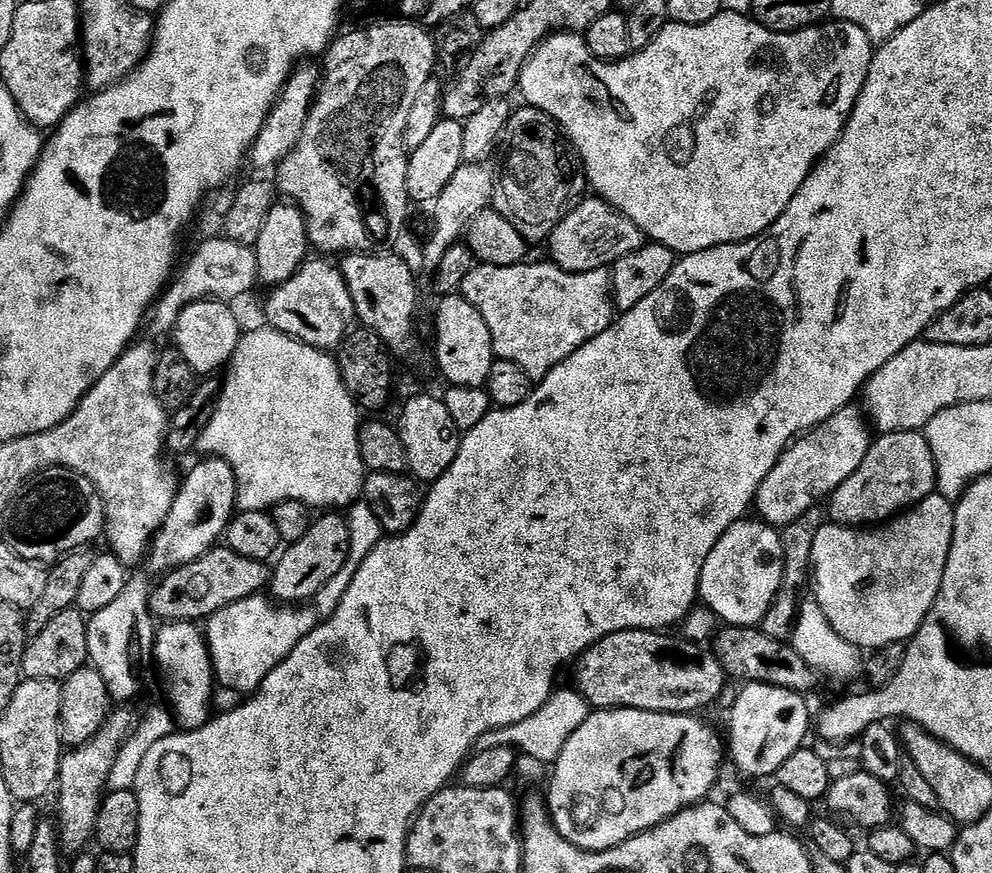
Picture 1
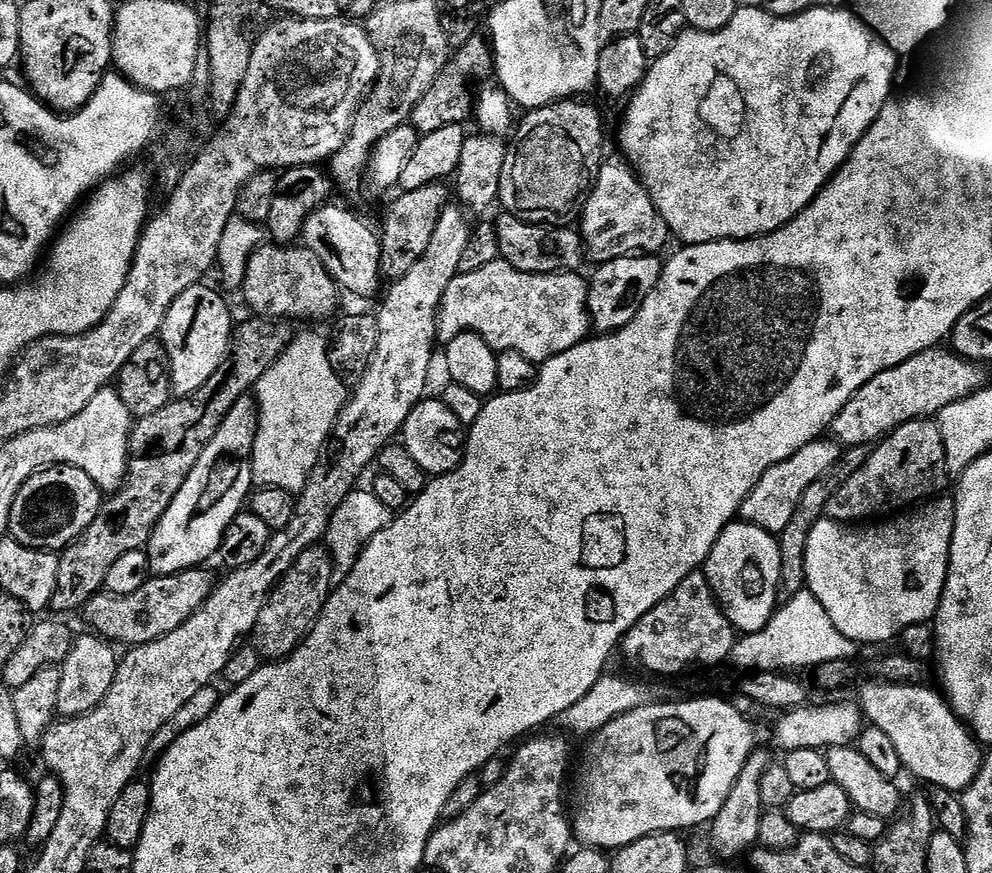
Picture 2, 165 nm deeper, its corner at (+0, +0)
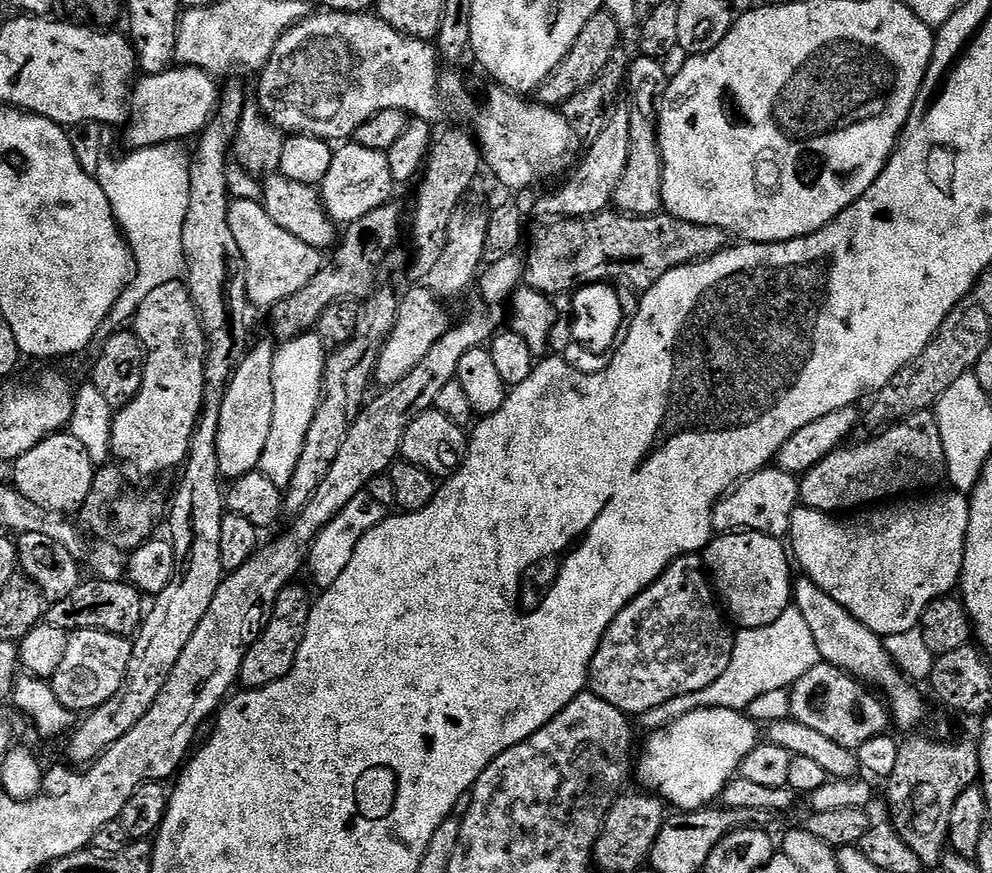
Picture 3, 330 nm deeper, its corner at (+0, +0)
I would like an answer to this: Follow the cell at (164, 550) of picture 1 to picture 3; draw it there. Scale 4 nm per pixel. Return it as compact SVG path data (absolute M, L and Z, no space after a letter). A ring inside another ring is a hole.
M260 342L244 354L226 388L219 414L217 454L219 472L223 479L233 480L259 467L266 438L270 436L273 422L274 390L273 360L276 357L274 344Z

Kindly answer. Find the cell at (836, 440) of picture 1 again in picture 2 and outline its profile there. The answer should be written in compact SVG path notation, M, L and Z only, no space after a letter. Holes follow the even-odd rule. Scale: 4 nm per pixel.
M824 438L814 440L806 446L802 446L802 450L798 450L790 458L778 462L778 466L766 470L766 474L762 474L758 486L754 486L754 490L750 490L746 502L742 502L740 516L747 523L767 532L773 534L784 532L786 526L790 526L790 518L794 518L794 510L798 506L802 494L806 494L806 489L813 482L818 482L818 478L822 478L822 474L826 474L826 470L830 470L830 466L834 466L840 460L841 447L834 442L826 441L827 439Z

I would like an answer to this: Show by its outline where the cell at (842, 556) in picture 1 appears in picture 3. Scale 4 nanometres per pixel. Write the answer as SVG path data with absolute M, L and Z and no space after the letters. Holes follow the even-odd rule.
M964 494L951 495L928 496L925 500L908 498L903 502L873 507L876 508L873 512L864 512L849 520L835 520L816 508L797 506L790 529L791 555L798 568L800 563L804 571L801 573L807 579L831 600L842 605L857 622L865 624L875 636L885 638L908 632L921 623L921 616L930 605L941 597L947 597L957 587L960 578L964 538L968 529L969 497Z

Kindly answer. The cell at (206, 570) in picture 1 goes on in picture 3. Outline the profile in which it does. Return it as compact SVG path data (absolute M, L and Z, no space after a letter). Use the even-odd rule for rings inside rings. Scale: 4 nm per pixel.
M85 579L74 590L74 594L62 598L62 602L48 604L46 622L50 626L58 626L63 632L69 634L89 628L90 630L102 630L106 634L131 637L145 617L145 597L133 584L123 579L118 581L91 579Z

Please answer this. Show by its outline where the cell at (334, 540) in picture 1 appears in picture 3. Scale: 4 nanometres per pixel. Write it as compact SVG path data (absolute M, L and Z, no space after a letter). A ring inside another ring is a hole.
M293 582L283 588L278 598L270 605L272 617L264 628L264 633L256 641L247 645L242 662L242 670L238 681L241 689L270 686L270 682L278 682L278 678L286 678L298 658L298 646L302 646L302 638L306 634L308 619L312 613L312 604L308 592Z

